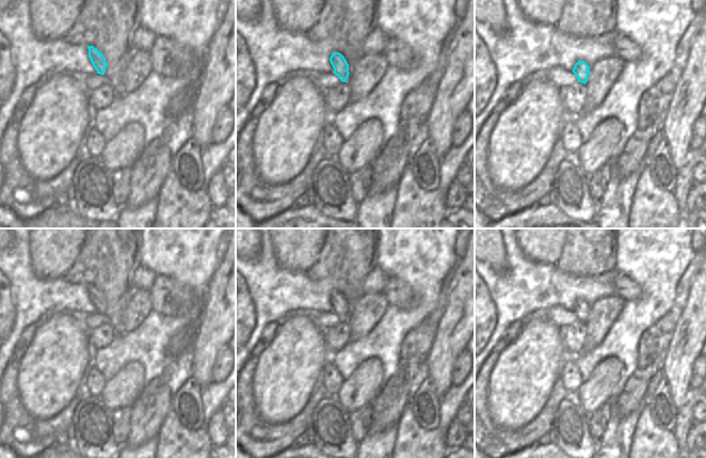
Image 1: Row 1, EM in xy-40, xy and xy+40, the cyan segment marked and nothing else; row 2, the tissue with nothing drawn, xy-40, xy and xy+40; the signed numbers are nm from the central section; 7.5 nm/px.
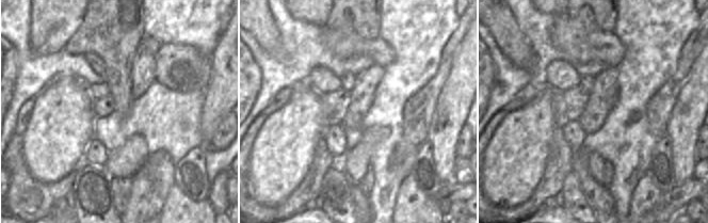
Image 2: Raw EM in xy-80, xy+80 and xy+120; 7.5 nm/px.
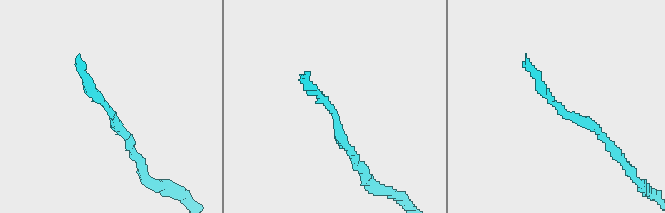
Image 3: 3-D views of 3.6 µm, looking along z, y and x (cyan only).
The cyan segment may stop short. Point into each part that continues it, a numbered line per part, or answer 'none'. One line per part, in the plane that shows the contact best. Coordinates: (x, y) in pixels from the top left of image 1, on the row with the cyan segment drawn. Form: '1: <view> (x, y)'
none

